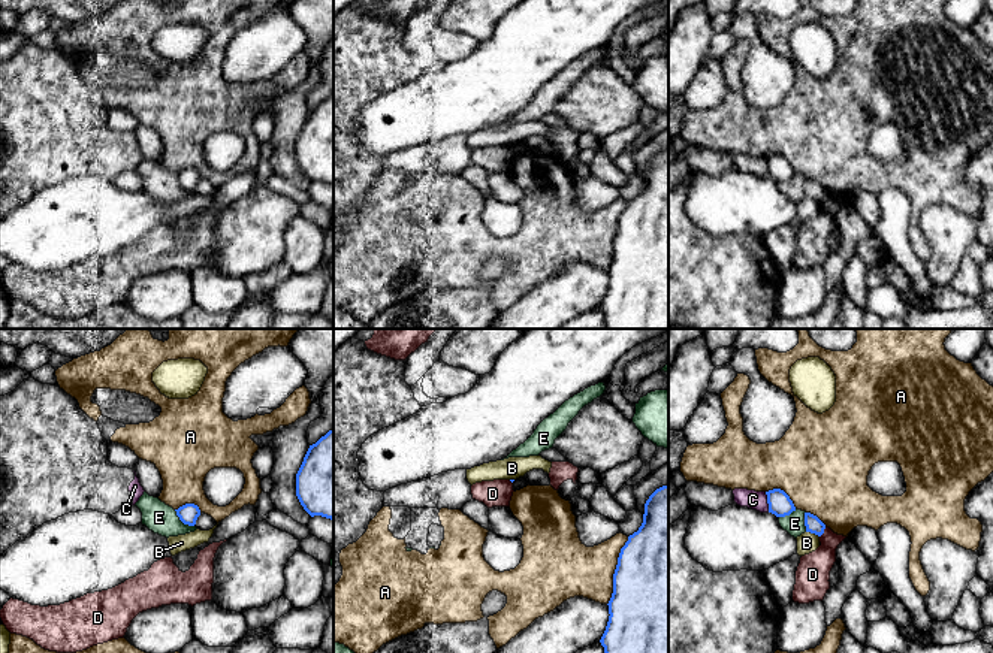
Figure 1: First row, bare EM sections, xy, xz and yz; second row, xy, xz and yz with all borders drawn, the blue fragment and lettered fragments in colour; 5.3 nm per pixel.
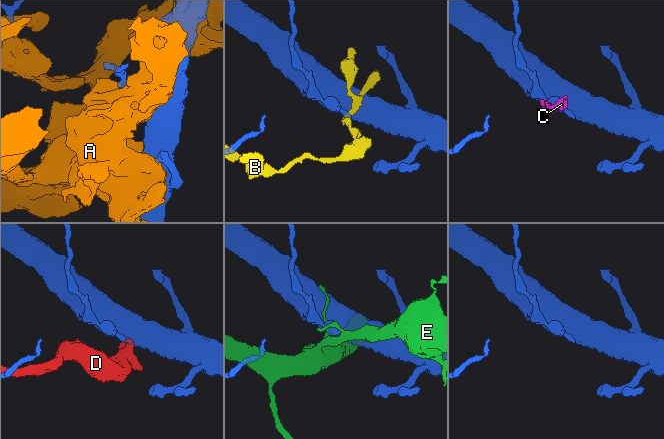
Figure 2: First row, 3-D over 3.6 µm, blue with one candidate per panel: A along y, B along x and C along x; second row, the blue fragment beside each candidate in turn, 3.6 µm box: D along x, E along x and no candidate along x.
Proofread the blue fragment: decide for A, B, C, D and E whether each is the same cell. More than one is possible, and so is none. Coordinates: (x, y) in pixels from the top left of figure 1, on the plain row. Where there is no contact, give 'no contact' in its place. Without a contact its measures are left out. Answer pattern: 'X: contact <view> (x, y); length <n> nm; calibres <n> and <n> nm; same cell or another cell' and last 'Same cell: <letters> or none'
A: contact xz (615, 236); length 380 nm; calibres 500 and 300 nm; another cell
B: contact yz (812, 197); length 80 nm; calibres 90 and 110 nm; another cell
C: contact yz (767, 168); length 110 nm; calibres 130 and 100 nm; another cell
D: contact yz (823, 197); length 70 nm; calibres 90 and 180 nm; another cell
E: contact xy (183, 187); length 140 nm; calibres 110 and 160 nm; another cell
Same cell: none

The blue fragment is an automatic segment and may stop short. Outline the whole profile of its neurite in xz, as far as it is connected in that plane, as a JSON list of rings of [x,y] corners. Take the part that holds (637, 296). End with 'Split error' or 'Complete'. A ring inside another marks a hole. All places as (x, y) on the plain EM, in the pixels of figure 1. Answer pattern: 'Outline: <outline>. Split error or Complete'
Outline: [[[668,149],[649,161],[642,191],[621,214],[607,270],[610,281],[600,305],[607,329],[668,329]]]. Complete

